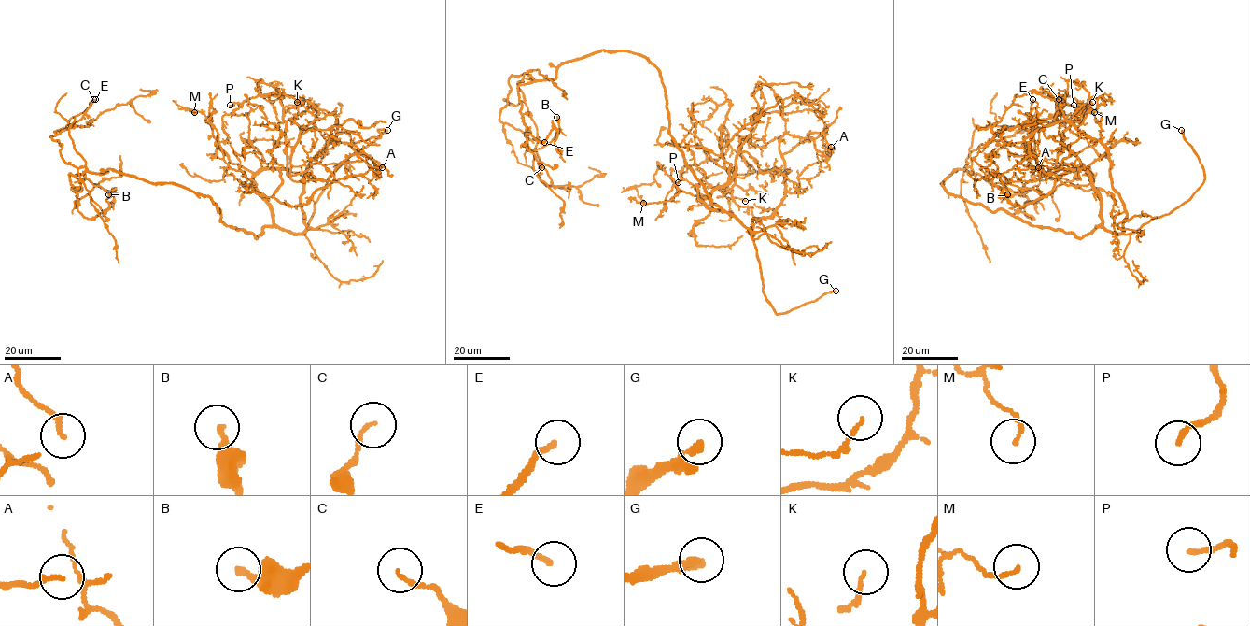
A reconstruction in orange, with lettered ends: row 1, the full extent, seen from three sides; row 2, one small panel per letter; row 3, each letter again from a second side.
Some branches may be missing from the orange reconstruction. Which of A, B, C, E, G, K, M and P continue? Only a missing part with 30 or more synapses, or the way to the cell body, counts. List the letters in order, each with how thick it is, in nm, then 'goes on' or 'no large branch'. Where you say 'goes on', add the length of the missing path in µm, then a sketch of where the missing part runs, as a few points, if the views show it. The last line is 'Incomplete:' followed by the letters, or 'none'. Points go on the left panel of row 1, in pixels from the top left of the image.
A: 130 nm | no large branch
B: 240 nm | no large branch
C: 100 nm | no large branch
E: 180 nm | no large branch
G: 260 nm | goes on | 15 µm
K: 110 nm | no large branch
M: 140 nm | no large branch
P: 170 nm | no large branch
Incomplete: G

